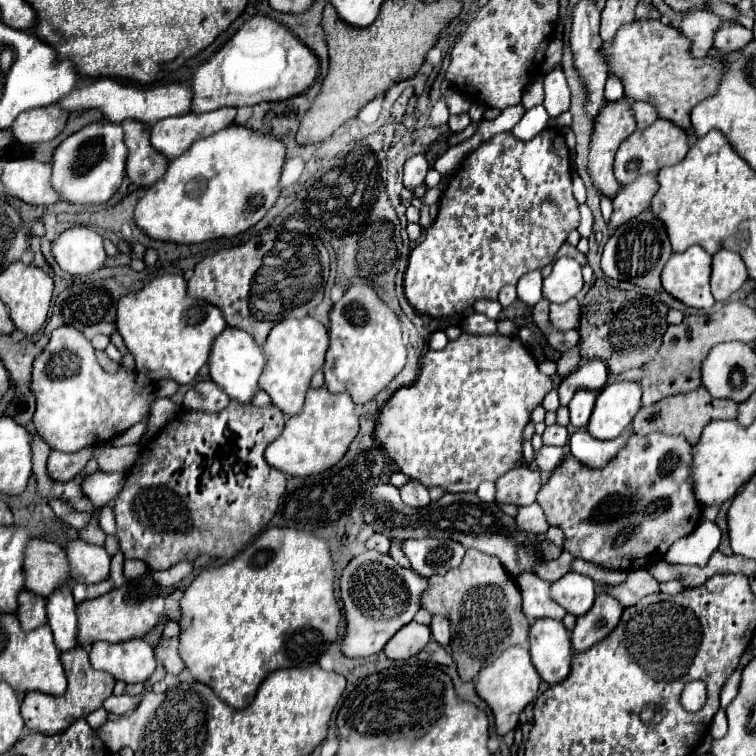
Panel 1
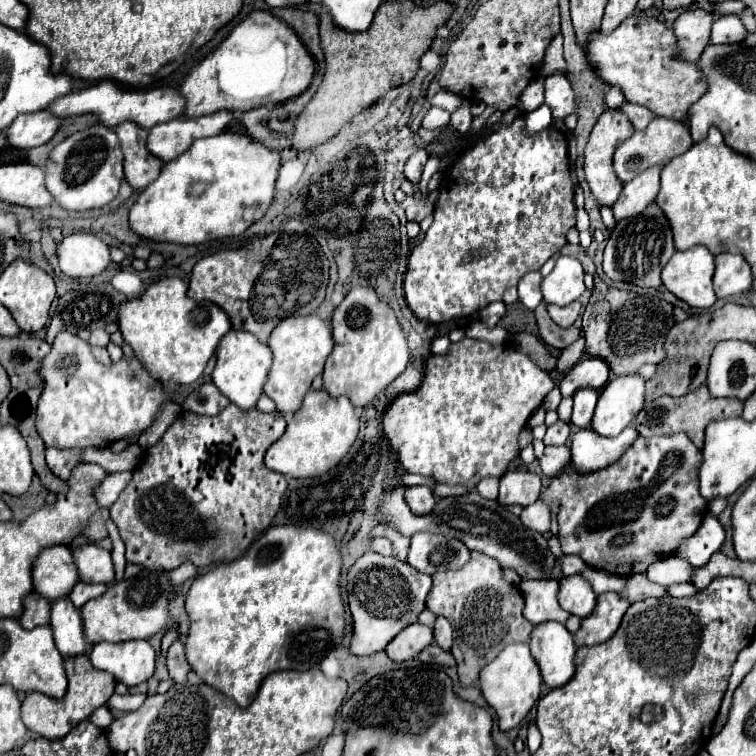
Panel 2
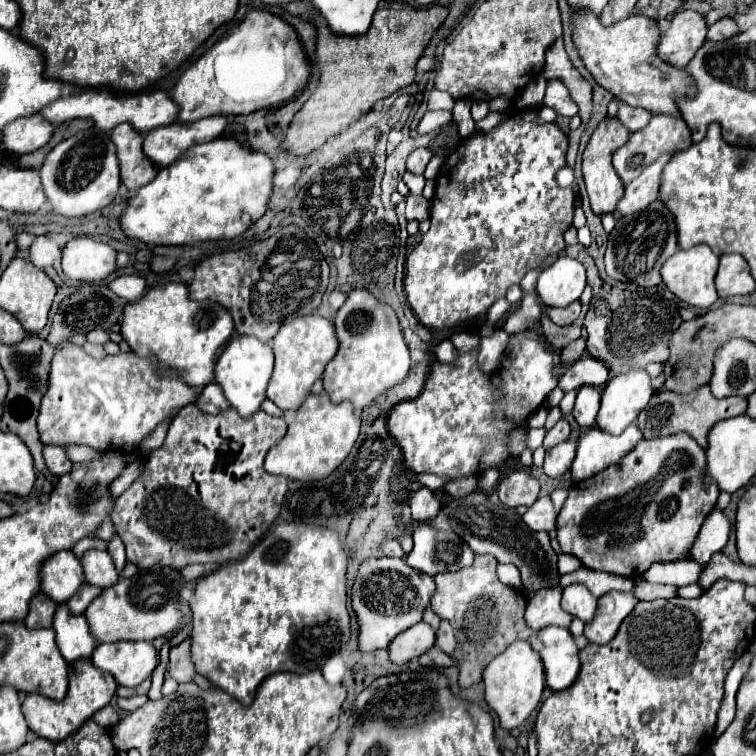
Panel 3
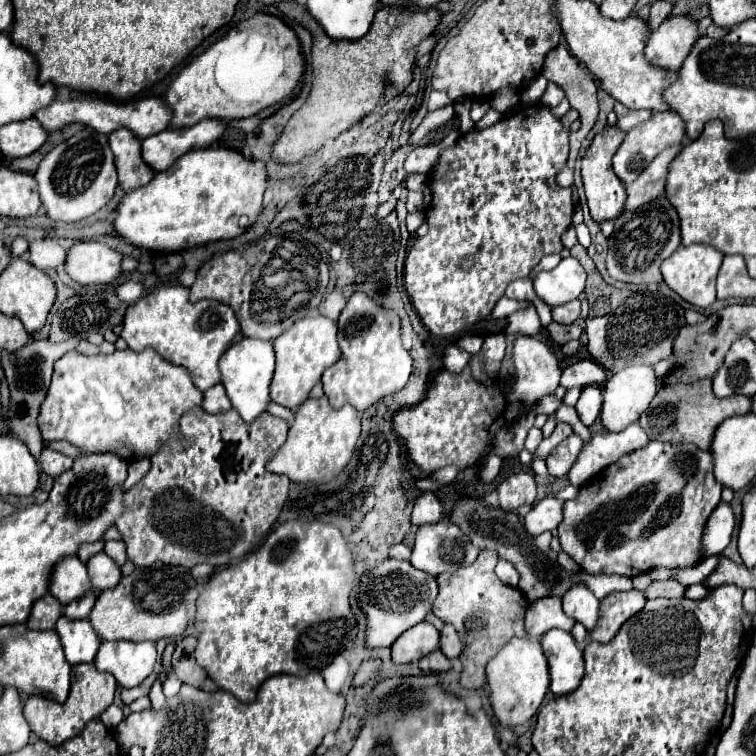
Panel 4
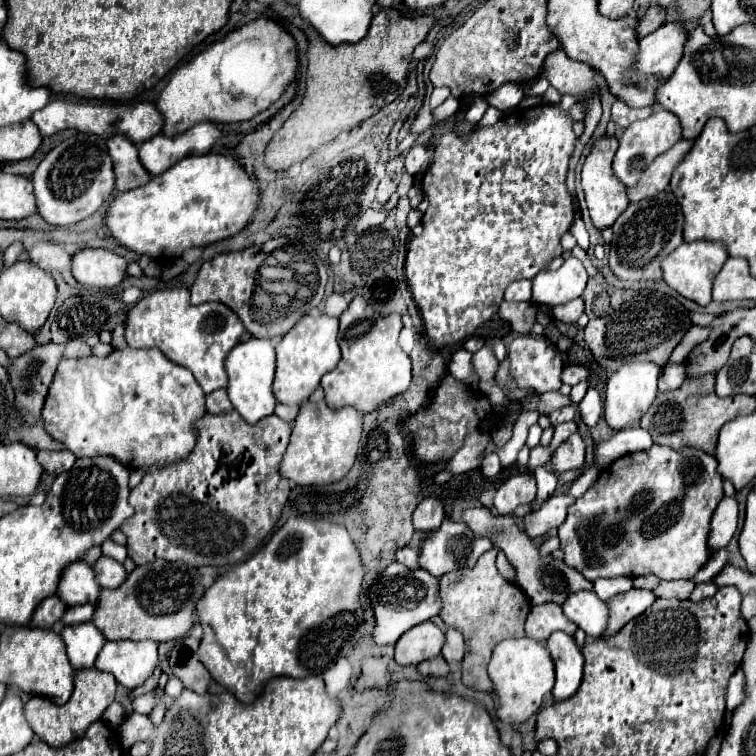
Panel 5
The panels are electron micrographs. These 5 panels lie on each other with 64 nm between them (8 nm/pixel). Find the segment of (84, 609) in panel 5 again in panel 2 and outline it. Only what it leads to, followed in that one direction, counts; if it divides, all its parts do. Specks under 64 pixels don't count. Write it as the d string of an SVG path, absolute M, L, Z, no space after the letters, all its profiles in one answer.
M80 582L76 584L76 588L70 592L70 600L76 608L82 608L88 600L100 596L106 592L106 584L86 584L86 582Z

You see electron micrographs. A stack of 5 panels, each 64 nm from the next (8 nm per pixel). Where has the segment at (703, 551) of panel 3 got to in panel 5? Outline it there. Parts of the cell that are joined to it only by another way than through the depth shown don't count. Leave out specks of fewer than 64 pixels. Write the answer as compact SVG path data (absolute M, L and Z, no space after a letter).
M724 496L712 518L712 532L708 538L712 550L728 546L730 538L736 532L736 526L738 526L738 502L734 496Z

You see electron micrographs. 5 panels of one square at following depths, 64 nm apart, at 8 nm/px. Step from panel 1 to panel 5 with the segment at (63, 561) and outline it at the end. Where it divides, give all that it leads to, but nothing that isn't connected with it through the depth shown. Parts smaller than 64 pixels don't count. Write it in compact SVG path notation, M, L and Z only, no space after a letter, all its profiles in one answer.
M86 562L72 564L64 570L64 580L60 582L58 596L68 606L98 604L100 592L102 592L102 588L96 582L96 574L92 572L92 566L88 566Z

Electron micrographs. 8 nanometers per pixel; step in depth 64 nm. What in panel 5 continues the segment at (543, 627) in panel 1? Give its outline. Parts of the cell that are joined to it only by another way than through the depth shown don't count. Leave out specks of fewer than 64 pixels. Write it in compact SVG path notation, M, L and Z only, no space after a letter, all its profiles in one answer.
M554 632L546 640L546 646L552 654L556 668L556 684L552 694L558 702L568 700L582 682L582 666L584 666L582 652L576 646L574 638L568 636L566 632Z

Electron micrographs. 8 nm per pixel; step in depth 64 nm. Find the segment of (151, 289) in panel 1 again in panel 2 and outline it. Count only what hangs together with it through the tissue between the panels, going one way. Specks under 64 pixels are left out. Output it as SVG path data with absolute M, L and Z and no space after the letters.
M162 278L146 288L144 294L140 294L134 300L126 300L120 306L120 316L118 316L120 332L124 340L132 346L136 358L156 376L160 382L176 382L176 384L194 384L204 378L204 370L208 360L214 356L218 342L222 336L226 336L232 328L228 314L212 304L212 302L196 302L186 296L186 282L180 278Z

